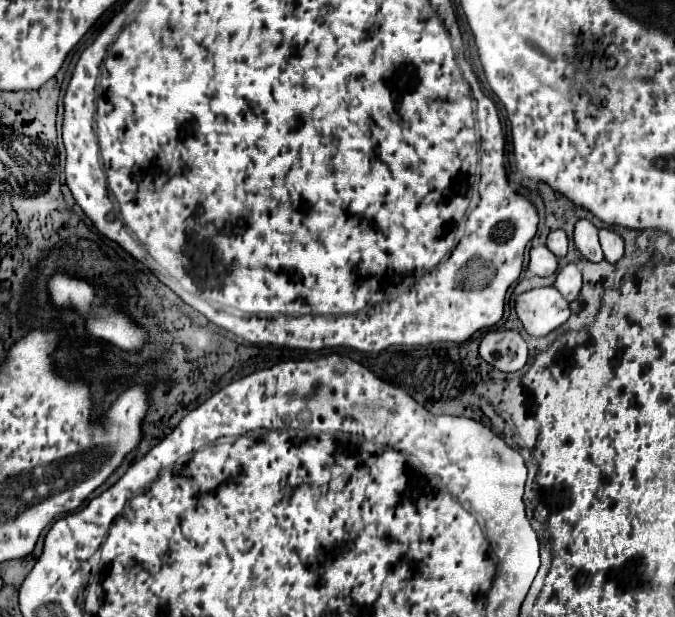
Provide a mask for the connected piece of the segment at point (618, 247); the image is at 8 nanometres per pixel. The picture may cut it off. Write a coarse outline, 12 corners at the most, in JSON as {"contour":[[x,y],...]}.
{"contour":[[600,230],[606,262],[616,264],[624,254],[622,238]]}

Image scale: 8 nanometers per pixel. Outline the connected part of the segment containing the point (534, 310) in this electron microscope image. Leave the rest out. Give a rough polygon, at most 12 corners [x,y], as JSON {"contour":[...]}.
{"contour":[[548,286],[516,296],[516,314],[530,336],[562,326],[570,308]]}

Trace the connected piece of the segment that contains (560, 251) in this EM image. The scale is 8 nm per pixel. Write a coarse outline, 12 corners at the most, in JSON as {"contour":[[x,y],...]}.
{"contour":[[562,230],[548,234],[546,246],[558,258],[566,256],[568,238]]}

